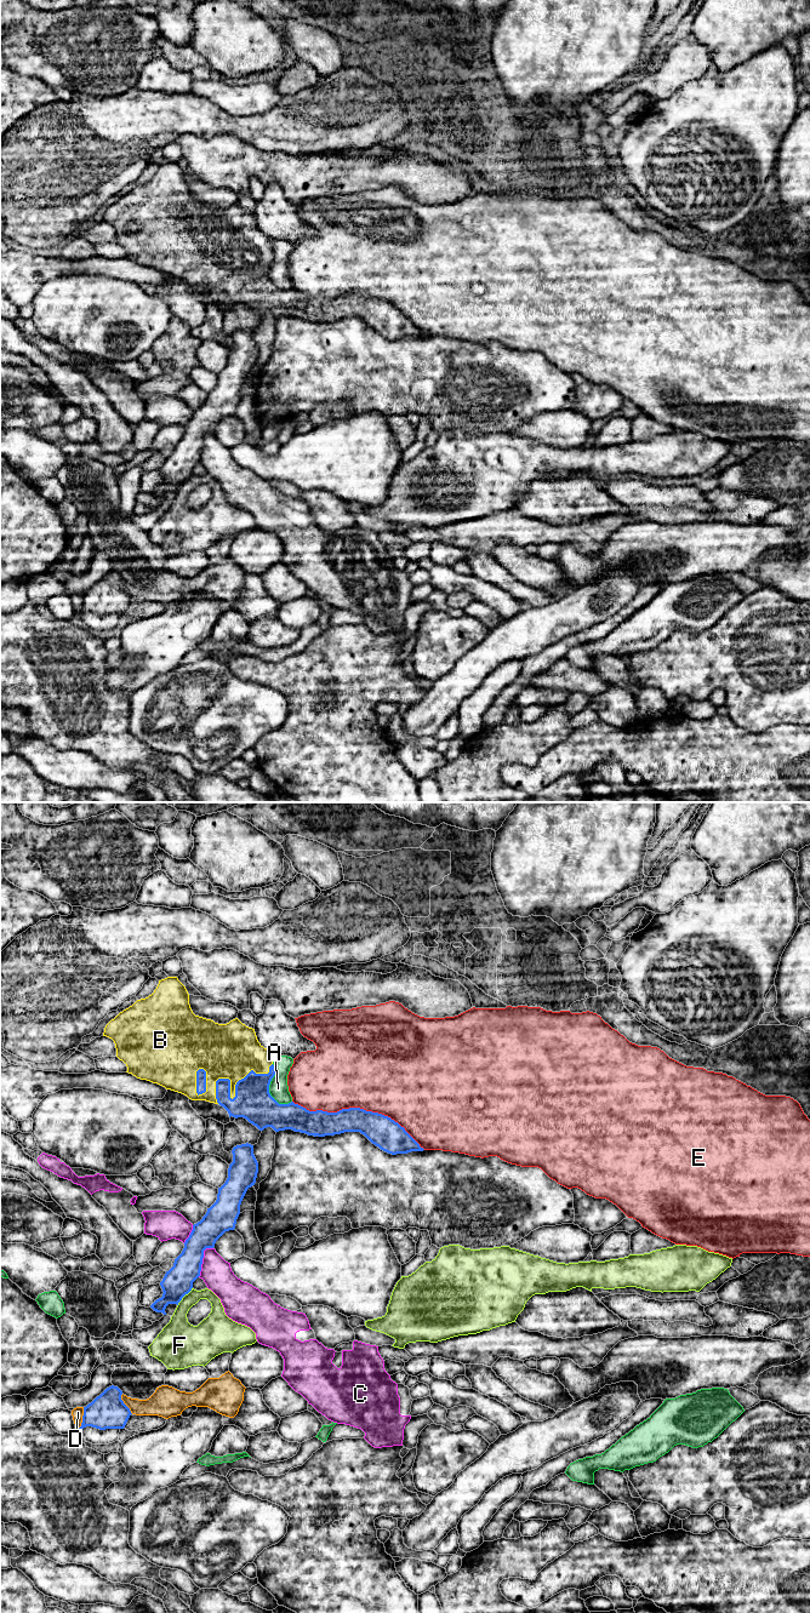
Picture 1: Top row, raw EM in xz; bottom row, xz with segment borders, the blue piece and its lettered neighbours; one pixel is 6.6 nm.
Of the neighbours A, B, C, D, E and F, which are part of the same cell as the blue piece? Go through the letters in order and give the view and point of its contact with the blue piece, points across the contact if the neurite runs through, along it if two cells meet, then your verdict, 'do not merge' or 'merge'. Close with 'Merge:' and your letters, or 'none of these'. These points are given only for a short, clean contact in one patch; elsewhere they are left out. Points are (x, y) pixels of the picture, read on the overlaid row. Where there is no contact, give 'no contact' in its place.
A: contact xz (268, 1088); do not merge
B: contact xz (234, 1097); merge
C: contact xz (201, 1259); border xz (212, 1247), (207, 1247), (204, 1251), (201, 1270), (198, 1276); do not merge
D: contact xz (83, 1418); do not merge
E: contact xz (359, 1108); do not merge
F: contact xz (183, 1296); do not merge
Merge: B

